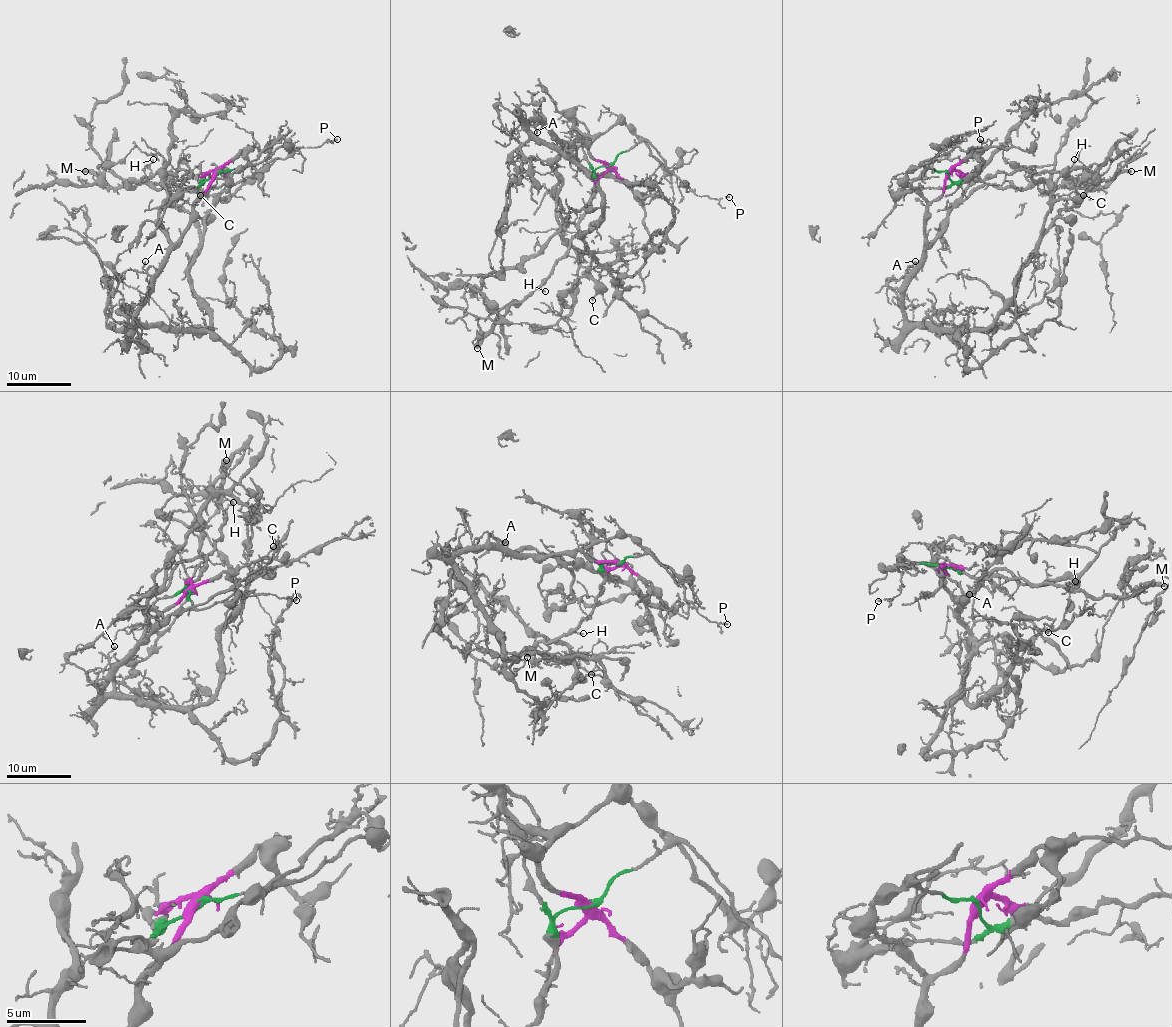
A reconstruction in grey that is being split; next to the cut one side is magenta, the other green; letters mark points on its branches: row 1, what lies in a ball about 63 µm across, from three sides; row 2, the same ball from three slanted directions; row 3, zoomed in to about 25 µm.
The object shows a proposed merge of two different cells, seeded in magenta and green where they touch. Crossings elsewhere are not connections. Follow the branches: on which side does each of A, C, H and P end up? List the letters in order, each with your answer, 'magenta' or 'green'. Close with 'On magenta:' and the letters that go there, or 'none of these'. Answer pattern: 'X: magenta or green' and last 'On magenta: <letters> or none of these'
A: magenta
C: magenta
H: green
P: green
On magenta: A, C

